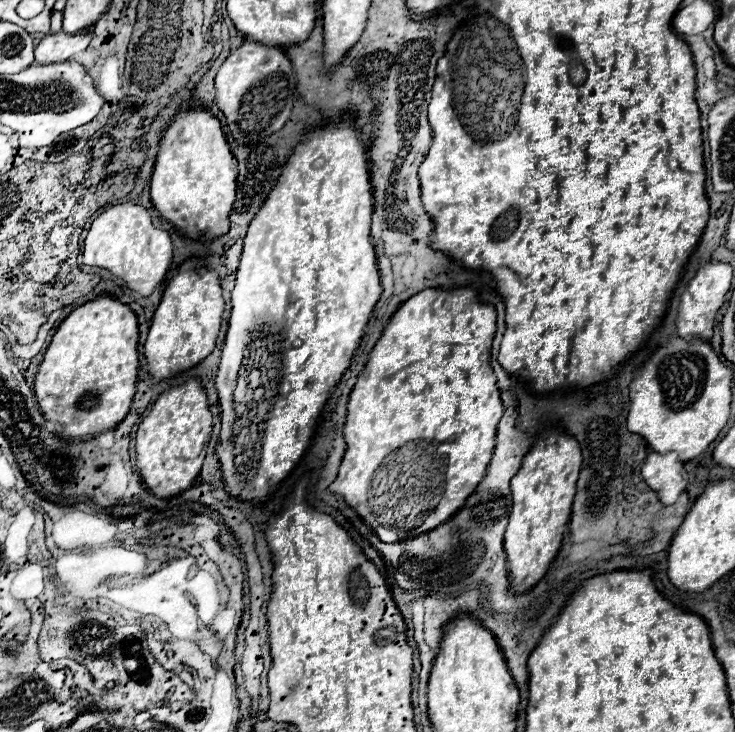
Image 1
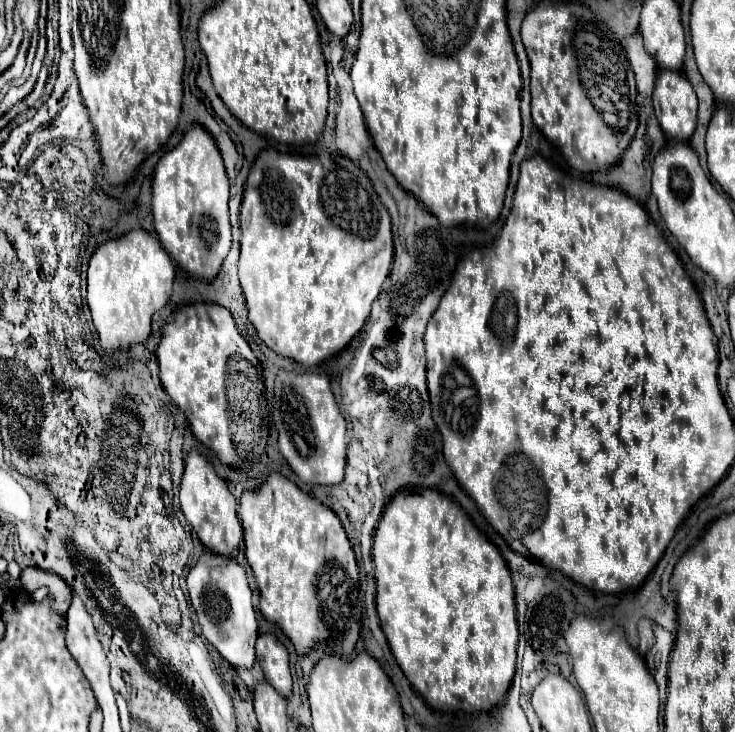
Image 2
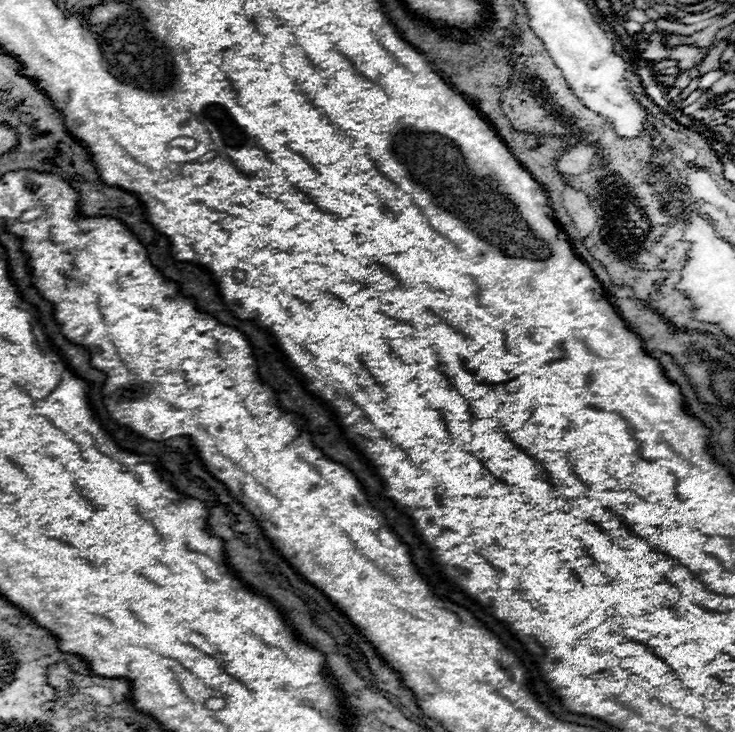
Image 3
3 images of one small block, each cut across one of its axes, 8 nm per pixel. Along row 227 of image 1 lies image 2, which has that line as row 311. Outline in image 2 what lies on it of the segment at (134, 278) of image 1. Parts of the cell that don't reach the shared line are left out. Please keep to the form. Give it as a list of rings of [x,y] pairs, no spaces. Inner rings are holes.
[[[130,230],[96,248],[88,264],[88,306],[106,354],[148,338],[152,314],[172,294],[174,274],[174,260],[148,230]]]

